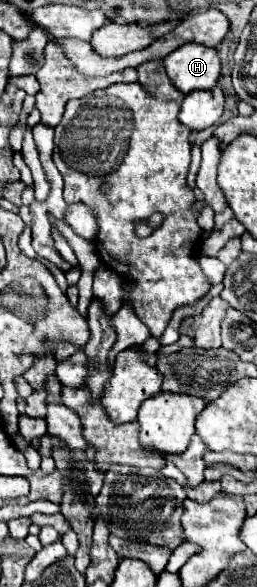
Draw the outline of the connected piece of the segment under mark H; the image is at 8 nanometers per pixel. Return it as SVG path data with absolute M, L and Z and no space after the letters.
M184 44L182 48L170 52L162 62L168 78L182 94L198 88L214 88L222 72L218 50L204 44Z

